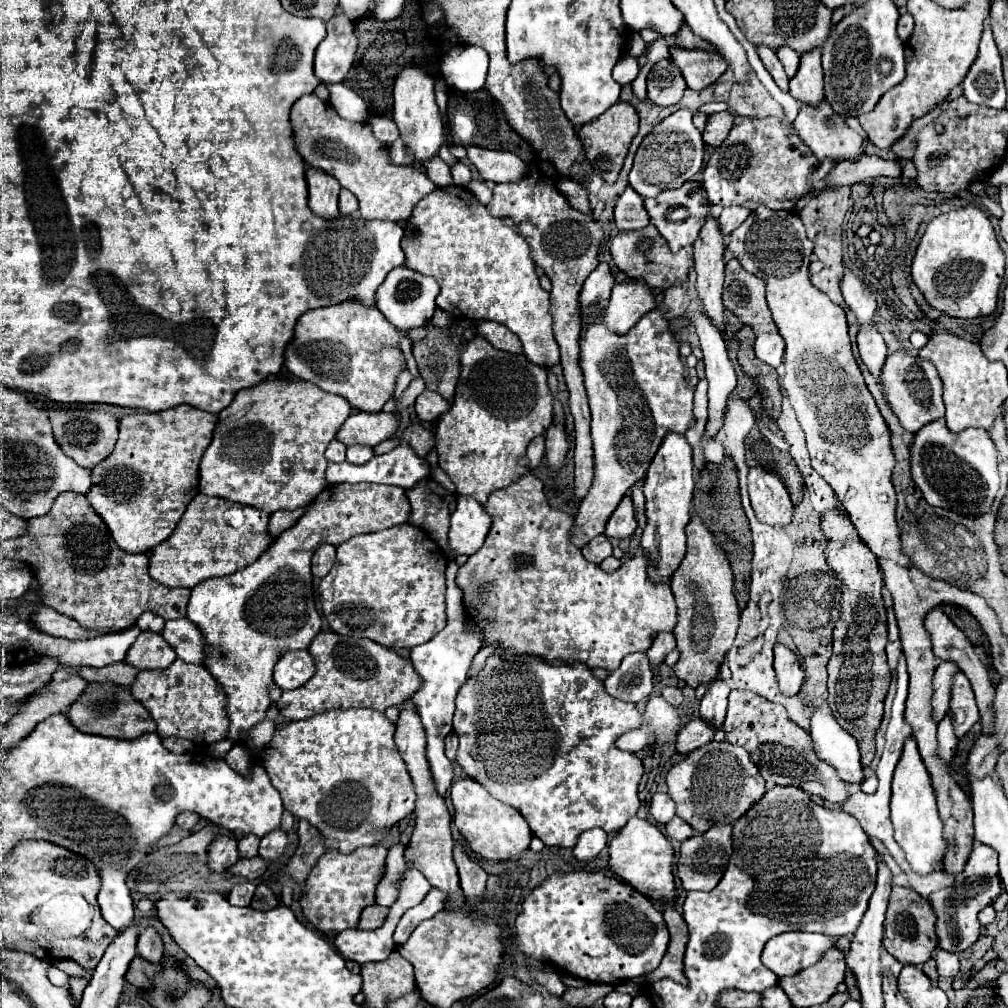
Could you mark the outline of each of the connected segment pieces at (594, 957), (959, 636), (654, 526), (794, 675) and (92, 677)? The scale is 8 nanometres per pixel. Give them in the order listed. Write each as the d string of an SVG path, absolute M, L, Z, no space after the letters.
M567 872L547 878L523 902L515 930L517 946L527 956L593 984L621 984L653 972L669 944L663 914L653 902L599 872Z
M939 608L935 610L929 610L927 612L927 618L925 618L925 628L931 636L931 644L933 644L933 652L937 658L943 658L943 660L949 660L949 662L955 662L957 668L969 678L971 686L973 686L973 692L975 692L975 700L977 700L977 706L979 706L979 714L981 714L981 724L983 724L983 732L991 732L993 728L993 698L995 698L995 688L991 686L989 682L989 676L987 676L987 668L985 668L983 662L979 660L977 652L975 652L975 646L969 642L969 638L949 620L947 614L943 614Z
M675 432L667 434L661 448L657 450L647 476L645 476L645 516L647 524L643 528L641 546L649 560L647 574L653 584L669 582L677 564L685 556L685 526L689 524L691 500L693 500L693 454L685 436Z
M783 642L775 644L775 672L779 680L779 688L785 694L797 694L803 684L803 670L797 654L785 646Z
M119 662L119 664L111 664L103 668L77 668L77 674L81 674L87 682L99 682L99 684L113 682L117 686L129 688L135 676L139 674L139 670L127 662Z

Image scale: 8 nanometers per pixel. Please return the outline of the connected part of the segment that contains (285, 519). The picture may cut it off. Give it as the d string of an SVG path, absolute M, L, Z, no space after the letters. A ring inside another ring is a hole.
M297 508L293 512L275 512L275 514L271 514L271 518L269 518L269 536L277 538L281 532L291 528L303 512L305 512L305 508Z

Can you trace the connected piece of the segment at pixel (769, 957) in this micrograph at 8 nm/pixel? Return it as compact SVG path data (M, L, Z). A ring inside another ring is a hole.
M785 932L765 944L761 958L763 964L779 978L793 976L815 964L831 946L835 946L835 938L825 934Z

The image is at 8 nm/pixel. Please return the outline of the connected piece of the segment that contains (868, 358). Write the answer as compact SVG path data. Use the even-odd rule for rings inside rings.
M875 326L861 328L857 334L857 344L859 344L859 354L865 362L865 366L879 380L883 362L887 358L887 346L883 342L883 336L877 332Z

